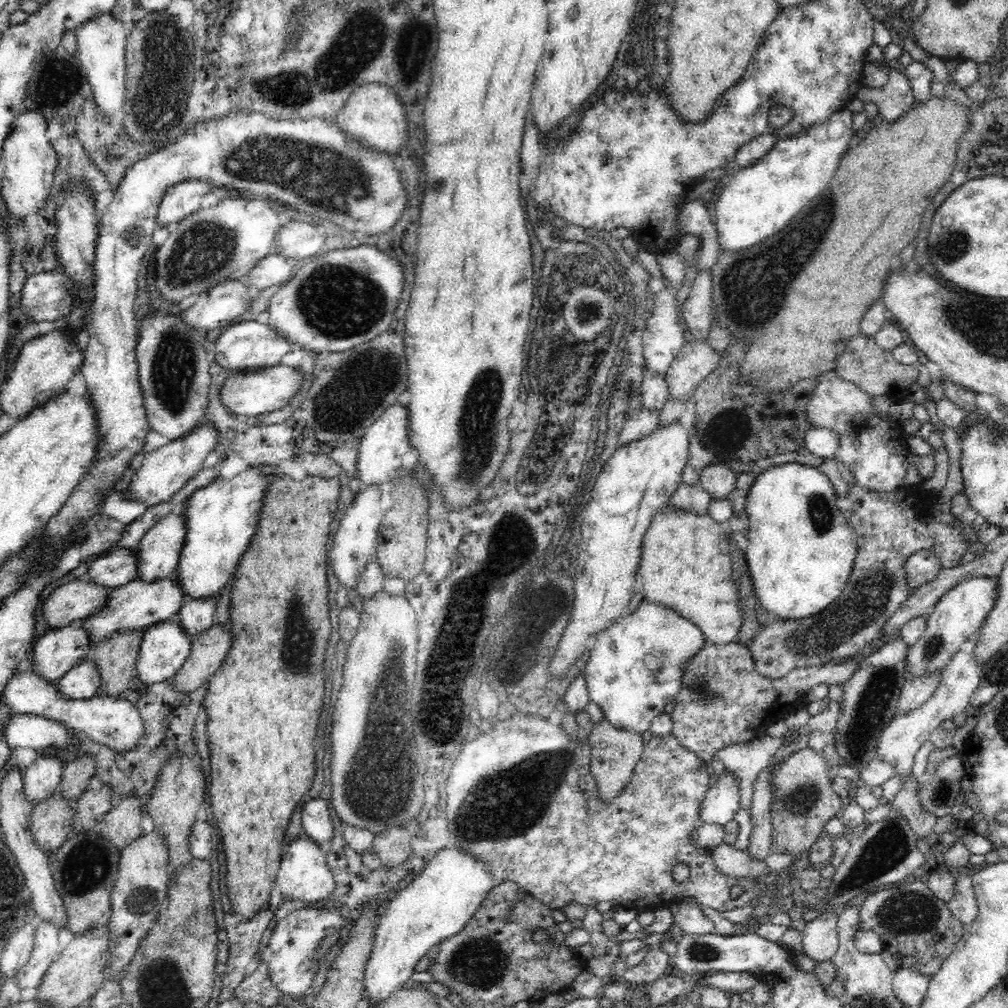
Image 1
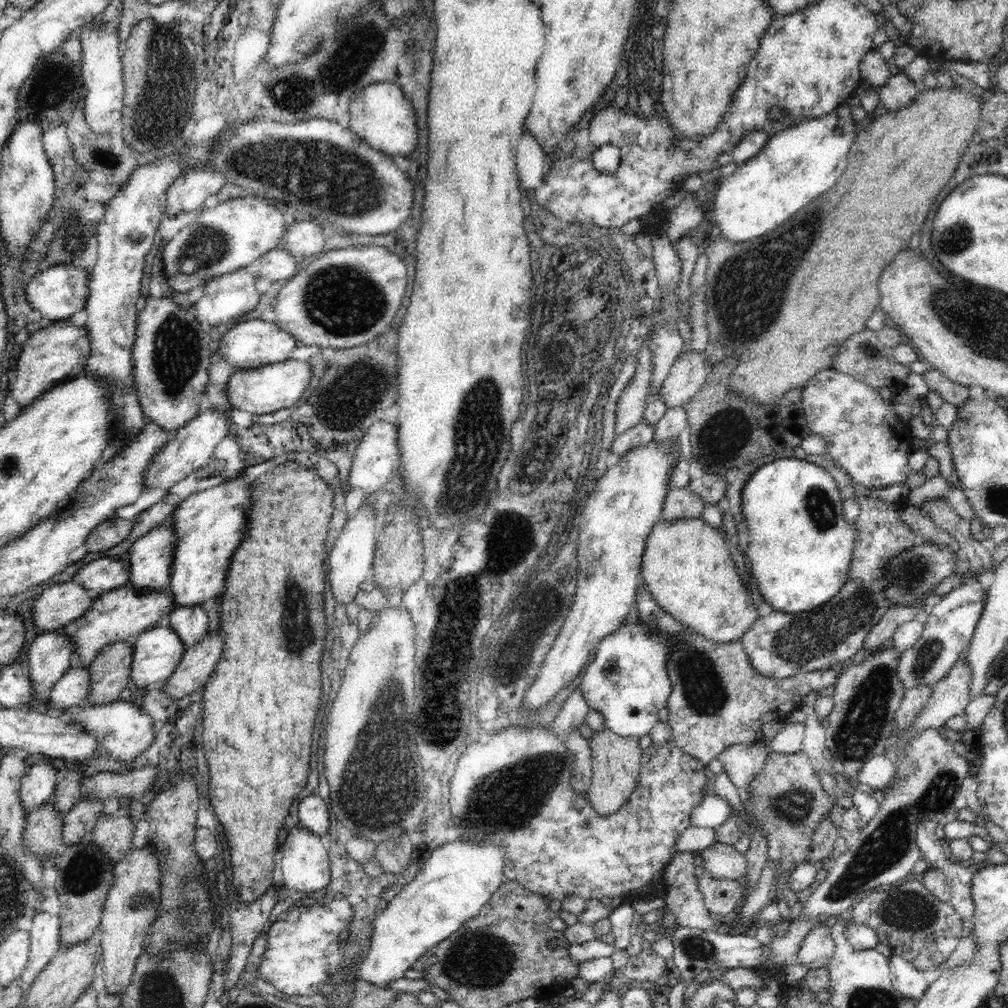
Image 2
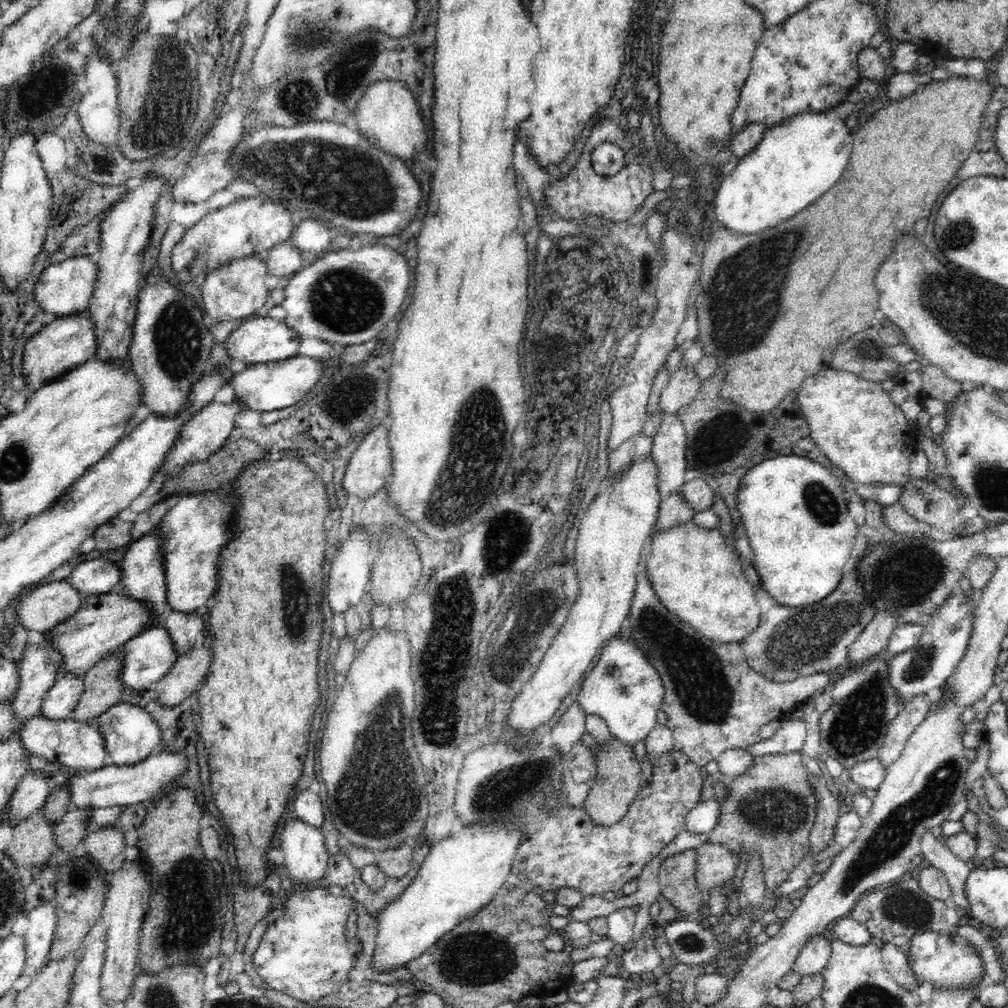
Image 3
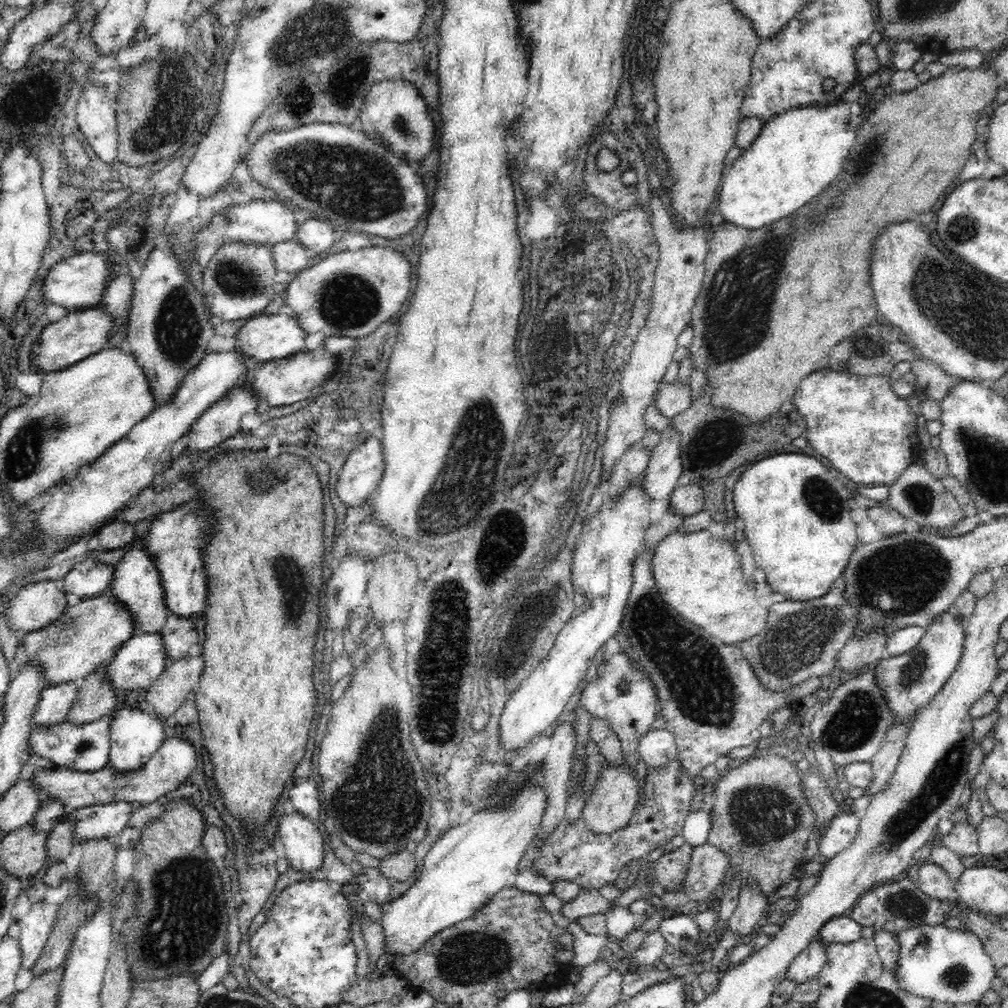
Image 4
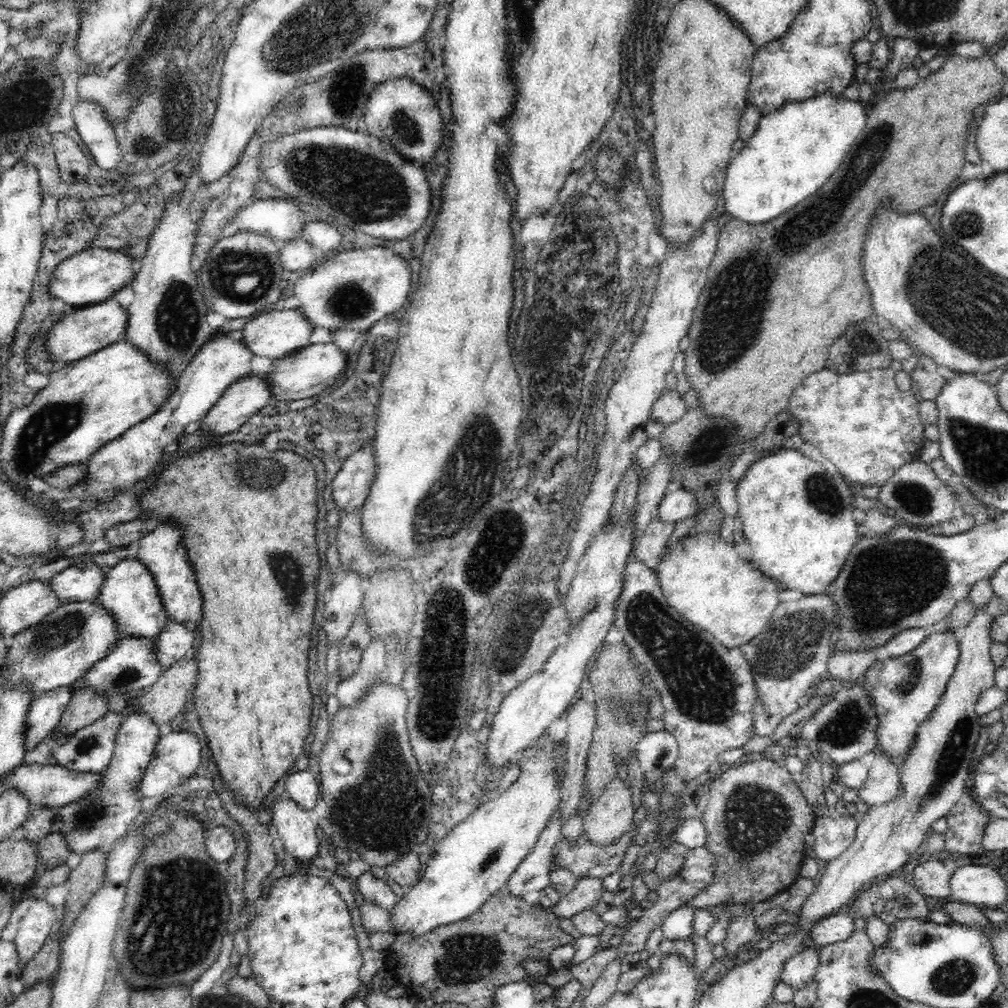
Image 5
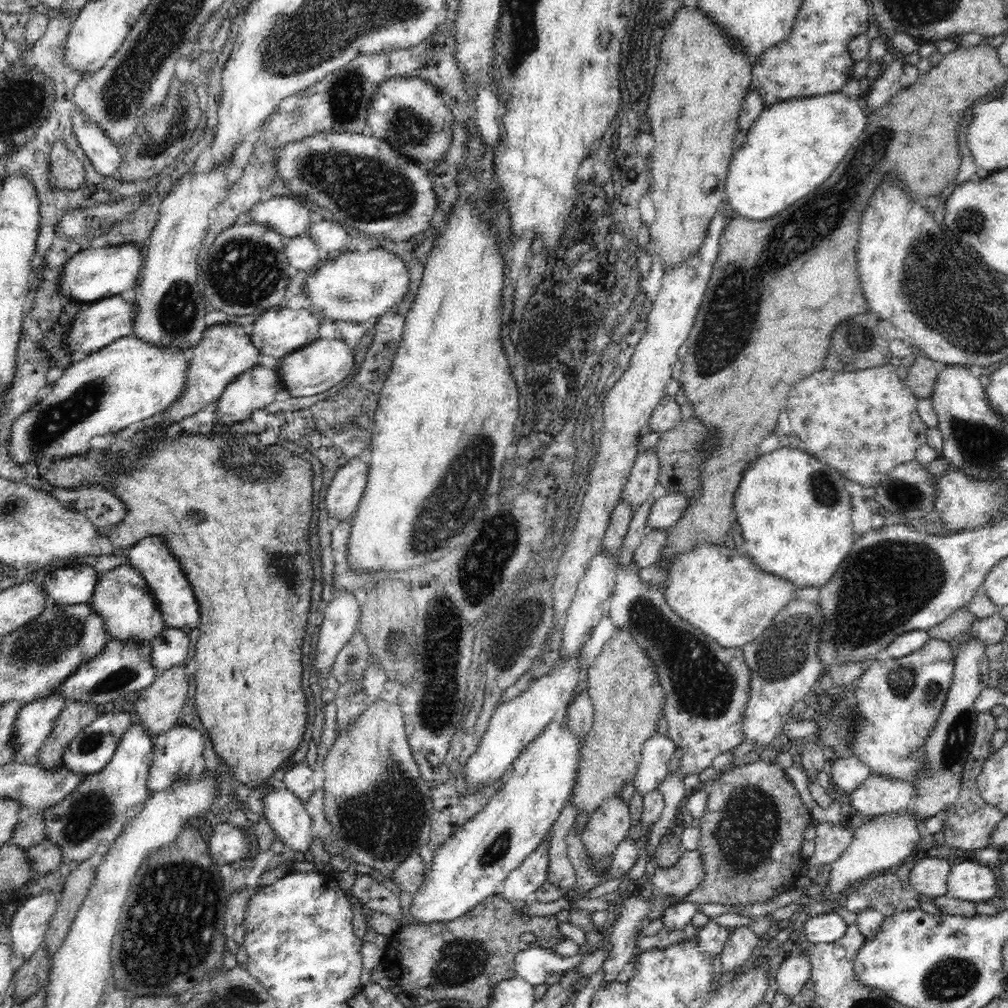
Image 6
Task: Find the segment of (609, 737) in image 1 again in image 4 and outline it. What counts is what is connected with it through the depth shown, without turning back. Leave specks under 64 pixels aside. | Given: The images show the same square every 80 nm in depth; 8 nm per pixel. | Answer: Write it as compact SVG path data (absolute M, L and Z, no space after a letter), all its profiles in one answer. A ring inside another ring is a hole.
M624 763L620 767L604 767L598 782L594 785L592 795L586 799L582 816L586 826L594 834L612 834L628 824L636 810L638 799L638 779L636 772L631 770L631 764Z

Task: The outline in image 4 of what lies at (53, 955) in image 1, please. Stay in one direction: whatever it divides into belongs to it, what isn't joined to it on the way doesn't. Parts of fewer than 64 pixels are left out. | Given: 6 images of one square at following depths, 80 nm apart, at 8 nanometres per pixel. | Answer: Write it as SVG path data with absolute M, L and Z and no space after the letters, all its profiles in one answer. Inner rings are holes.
M45 901L38 902L19 920L22 968L28 970L38 962L40 953L43 952L44 945L54 928L58 908L59 906Z

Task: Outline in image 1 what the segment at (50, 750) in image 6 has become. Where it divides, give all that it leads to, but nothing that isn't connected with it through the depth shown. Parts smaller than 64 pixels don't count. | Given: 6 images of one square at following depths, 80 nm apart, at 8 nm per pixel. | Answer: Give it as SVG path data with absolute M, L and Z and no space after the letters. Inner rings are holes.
M126 628L113 632L108 639L102 639L92 648L86 660L96 664L102 674L103 685L98 696L117 699L130 687L130 681L137 672L140 644L145 633L144 628Z

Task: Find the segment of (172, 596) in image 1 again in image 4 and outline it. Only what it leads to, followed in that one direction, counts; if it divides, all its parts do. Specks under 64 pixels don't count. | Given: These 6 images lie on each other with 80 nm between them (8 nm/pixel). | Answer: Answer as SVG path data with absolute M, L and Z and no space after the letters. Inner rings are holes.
M107 590L92 598L70 602L70 606L56 618L56 622L48 624L42 630L21 635L15 663L22 664L23 660L40 667L48 687L74 683L78 678L86 678L96 668L109 662L116 650L135 634L136 622L132 619L130 610Z

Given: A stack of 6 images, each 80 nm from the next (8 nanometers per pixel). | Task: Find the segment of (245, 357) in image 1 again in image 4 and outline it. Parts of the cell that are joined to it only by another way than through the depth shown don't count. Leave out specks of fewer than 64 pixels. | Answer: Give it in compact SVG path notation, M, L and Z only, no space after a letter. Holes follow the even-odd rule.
M266 311L261 315L246 318L246 323L234 336L231 346L236 348L236 352L240 353L240 356L255 358L265 363L291 357L298 351L306 350L306 333L304 333L304 329L300 328L300 323L298 323L296 317Z

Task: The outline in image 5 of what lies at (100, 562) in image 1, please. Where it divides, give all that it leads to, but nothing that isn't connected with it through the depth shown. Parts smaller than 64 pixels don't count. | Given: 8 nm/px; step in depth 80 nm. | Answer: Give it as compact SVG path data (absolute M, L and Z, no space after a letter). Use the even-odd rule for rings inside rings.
M87 561L62 570L49 583L59 600L66 603L98 600L106 571L96 563Z

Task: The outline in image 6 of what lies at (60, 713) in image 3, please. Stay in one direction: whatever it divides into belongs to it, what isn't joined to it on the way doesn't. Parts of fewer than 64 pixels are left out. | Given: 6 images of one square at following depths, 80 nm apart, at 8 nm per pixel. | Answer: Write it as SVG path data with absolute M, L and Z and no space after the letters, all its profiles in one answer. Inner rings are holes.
M57 692L47 698L22 705L12 727L16 762L37 764L36 756L65 707L66 699Z

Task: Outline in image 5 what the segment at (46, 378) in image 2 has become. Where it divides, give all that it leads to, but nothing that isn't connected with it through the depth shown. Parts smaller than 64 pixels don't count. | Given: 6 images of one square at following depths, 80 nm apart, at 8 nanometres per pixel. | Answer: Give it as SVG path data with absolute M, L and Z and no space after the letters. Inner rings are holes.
M110 297L94 306L86 306L78 312L72 312L62 322L58 322L48 334L48 352L54 360L73 363L116 342L118 336L125 334L127 326L128 313L118 301Z

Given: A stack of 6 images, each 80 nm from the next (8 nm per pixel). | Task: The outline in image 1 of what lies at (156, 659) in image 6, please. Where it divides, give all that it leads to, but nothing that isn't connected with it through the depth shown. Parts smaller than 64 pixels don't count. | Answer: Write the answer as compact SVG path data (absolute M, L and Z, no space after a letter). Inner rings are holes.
M218 594L208 598L190 598L189 596L184 598L183 605L174 621L187 630L191 640L215 624L217 598Z

